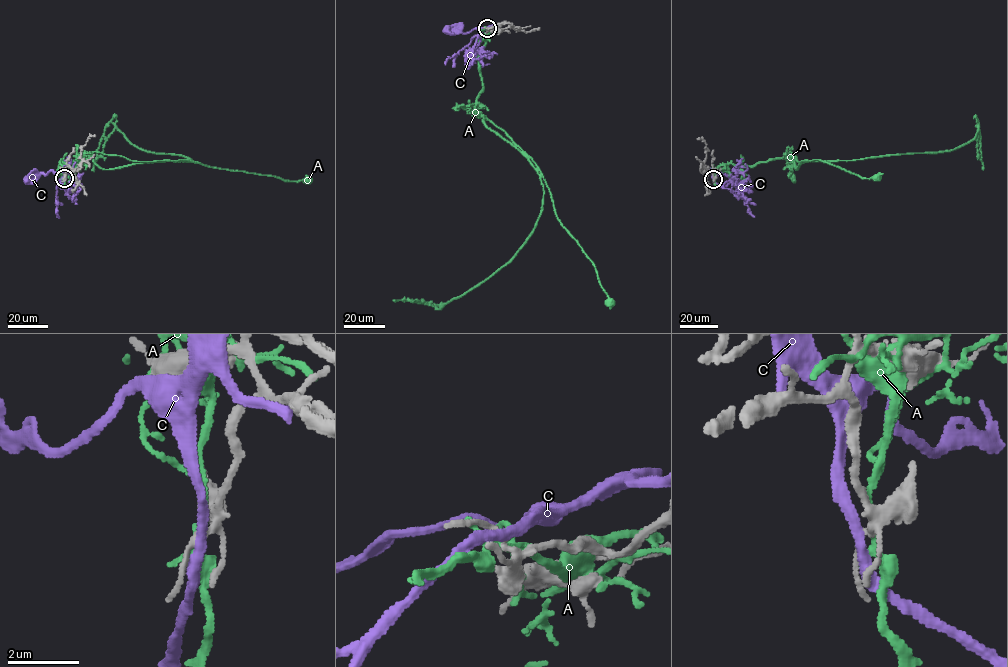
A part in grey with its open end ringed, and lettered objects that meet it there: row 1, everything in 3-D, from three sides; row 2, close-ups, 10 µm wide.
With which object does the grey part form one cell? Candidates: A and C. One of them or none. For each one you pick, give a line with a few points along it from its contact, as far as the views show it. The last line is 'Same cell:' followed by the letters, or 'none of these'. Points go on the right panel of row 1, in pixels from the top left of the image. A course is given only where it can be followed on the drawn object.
C: Its course: (713, 179), (714, 171), (717, 175), (730, 174), (734, 181)
Same cell: C

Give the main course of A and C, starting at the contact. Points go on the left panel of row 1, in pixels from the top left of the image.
A: (63, 179), (59, 162), (85, 160), (97, 152), (134, 161), (187, 159), (284, 180), (307, 180)
C: (64, 178), (60, 170), (56, 173), (40, 173), (27, 179)

